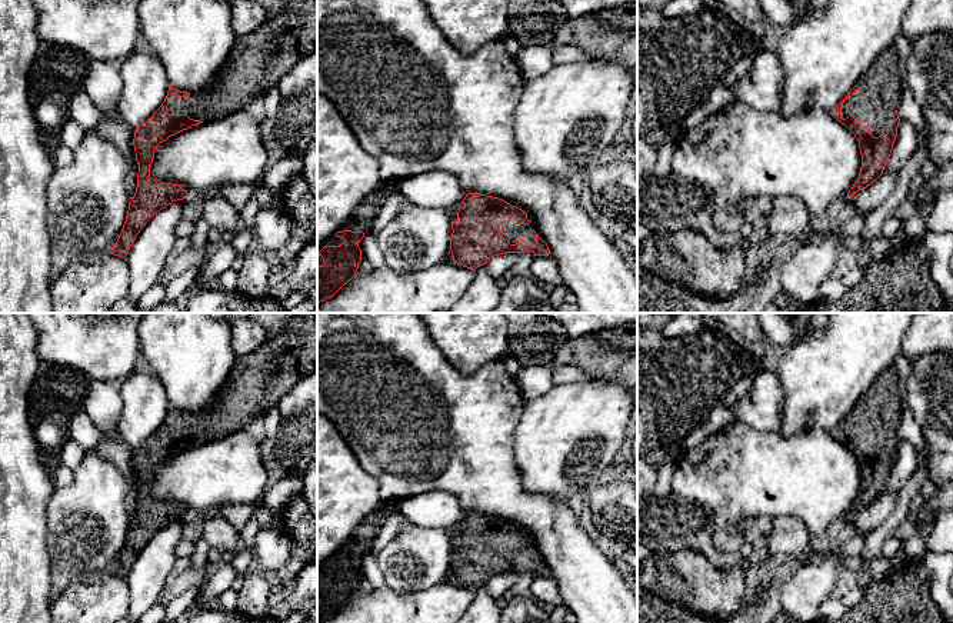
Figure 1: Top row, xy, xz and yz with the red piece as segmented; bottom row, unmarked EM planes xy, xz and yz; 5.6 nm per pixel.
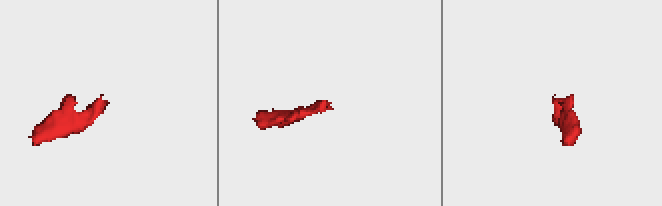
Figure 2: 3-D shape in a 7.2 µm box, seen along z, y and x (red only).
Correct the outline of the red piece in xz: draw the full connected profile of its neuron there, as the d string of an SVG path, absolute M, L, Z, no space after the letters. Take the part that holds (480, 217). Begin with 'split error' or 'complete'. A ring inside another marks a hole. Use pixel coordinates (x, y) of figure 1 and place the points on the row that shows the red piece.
split error; M466 194L451 229L453 260L473 271L492 257L504 253L550 254L533 219L499 197Z

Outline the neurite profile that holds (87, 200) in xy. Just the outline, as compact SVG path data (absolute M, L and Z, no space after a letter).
M94 127L86 130L81 143L73 149L73 161L66 167L56 166L47 184L47 230L56 250L70 260L89 260L111 250L129 210L127 173L129 164L120 149L101 139Z

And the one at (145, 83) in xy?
M133 51L120 66L123 89L119 110L127 124L140 127L164 101L169 80L156 54Z

